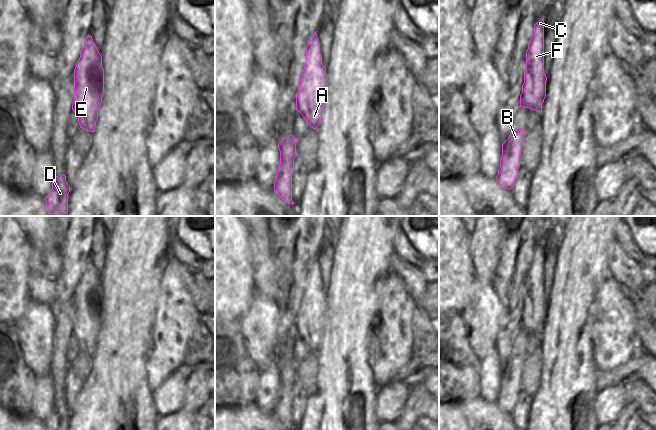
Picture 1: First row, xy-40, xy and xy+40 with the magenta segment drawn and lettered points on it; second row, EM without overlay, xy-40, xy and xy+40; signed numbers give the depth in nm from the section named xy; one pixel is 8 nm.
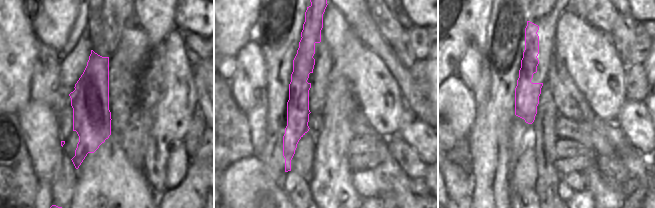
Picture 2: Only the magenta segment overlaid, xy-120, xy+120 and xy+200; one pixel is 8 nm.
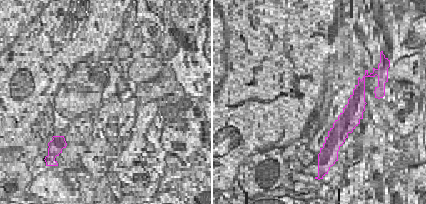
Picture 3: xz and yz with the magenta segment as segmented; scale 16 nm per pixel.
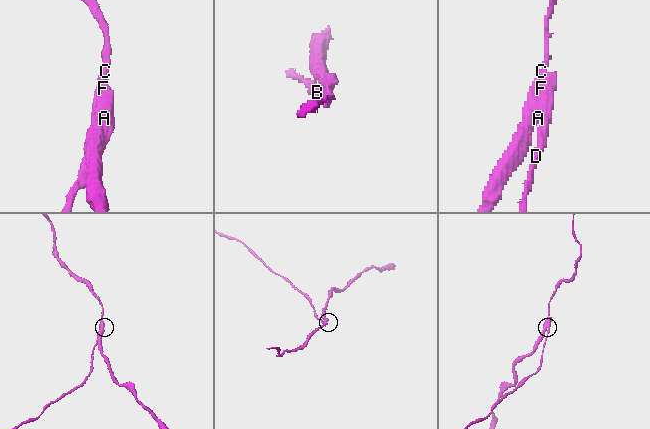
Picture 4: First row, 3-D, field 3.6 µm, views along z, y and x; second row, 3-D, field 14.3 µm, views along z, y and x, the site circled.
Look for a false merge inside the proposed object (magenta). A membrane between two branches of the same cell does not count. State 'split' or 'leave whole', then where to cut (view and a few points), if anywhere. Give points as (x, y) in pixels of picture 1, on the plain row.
split | xy+40 (520, 327), (525, 330)

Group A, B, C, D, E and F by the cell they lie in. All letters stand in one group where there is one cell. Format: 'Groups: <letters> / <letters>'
Groups: A C E F / B D.

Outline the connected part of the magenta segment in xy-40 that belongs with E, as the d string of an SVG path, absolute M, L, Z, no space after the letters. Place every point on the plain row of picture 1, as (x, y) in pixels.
M88 259L84 265L80 282L76 287L73 299L74 325L72 327L72 334L78 341L80 352L89 356L94 356L98 343L98 335L104 319L104 293L102 291L102 280L99 277L92 260Z

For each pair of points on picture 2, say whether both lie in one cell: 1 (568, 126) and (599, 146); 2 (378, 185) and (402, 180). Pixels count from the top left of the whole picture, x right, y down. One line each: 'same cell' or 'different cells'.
1: same cell
2: different cells

